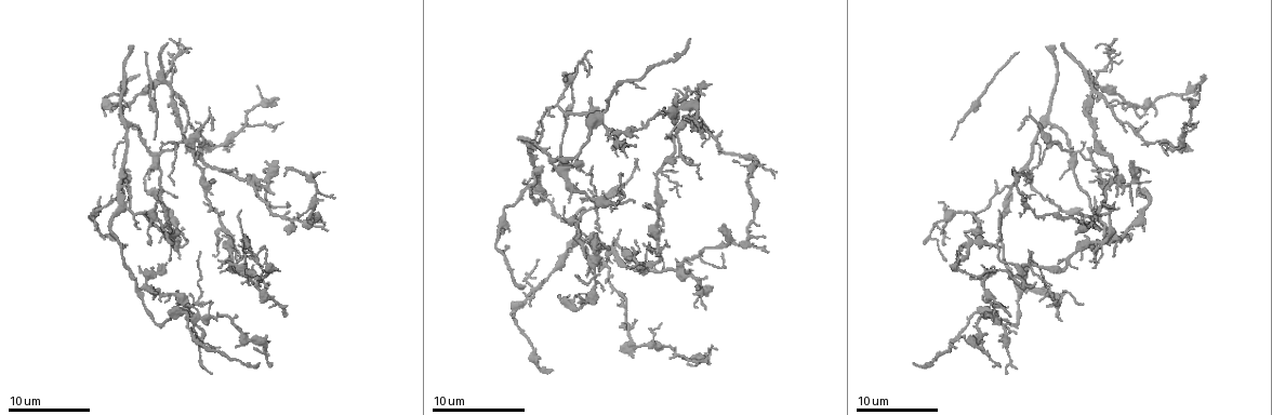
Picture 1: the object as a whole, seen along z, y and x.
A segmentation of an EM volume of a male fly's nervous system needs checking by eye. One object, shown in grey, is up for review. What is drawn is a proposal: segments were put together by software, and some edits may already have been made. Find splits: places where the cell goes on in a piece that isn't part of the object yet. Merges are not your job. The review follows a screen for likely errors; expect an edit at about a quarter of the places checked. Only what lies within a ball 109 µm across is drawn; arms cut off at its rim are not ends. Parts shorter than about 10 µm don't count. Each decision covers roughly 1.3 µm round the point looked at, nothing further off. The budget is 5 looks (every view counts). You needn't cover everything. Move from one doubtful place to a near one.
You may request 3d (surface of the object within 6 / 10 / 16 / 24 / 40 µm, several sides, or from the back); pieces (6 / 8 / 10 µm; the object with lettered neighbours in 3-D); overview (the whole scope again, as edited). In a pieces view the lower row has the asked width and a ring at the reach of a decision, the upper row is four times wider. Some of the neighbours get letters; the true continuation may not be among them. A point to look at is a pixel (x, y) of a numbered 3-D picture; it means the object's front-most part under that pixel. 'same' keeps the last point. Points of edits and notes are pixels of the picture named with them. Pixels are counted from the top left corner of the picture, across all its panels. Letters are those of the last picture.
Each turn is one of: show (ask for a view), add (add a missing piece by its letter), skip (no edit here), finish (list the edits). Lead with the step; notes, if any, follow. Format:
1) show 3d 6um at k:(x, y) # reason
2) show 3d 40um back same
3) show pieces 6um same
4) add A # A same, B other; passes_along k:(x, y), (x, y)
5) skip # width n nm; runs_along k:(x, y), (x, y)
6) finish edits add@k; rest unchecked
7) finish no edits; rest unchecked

show pieces 8um at 1:(591, 52) # tapers out

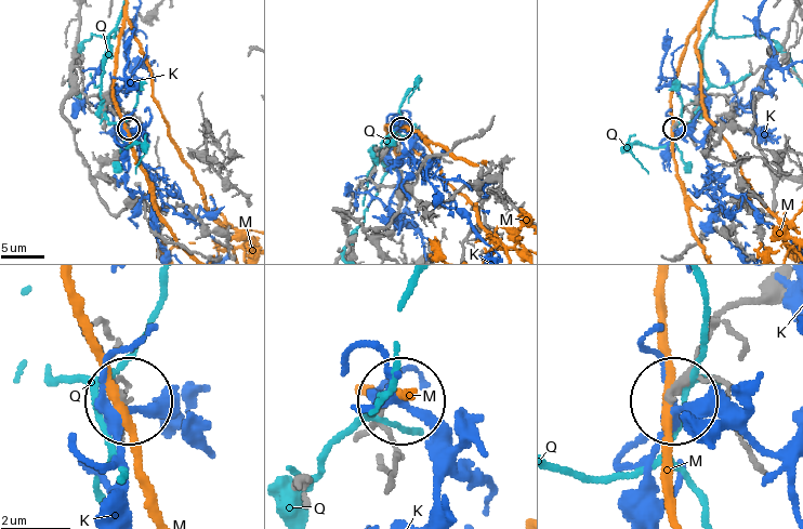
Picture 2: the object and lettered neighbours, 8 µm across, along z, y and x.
skip # K other, M other, Q other; runs_along 2:(764, 296), (721, 314), (674, 398); none of them fits

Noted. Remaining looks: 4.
show pieces 10um at 1:(915, 361) # long arm stops here

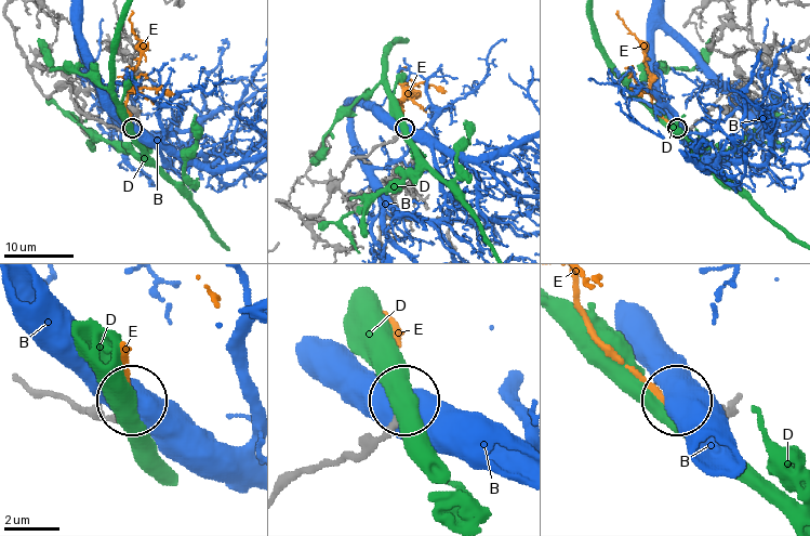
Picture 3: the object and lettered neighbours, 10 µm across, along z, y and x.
add E # B other, D other, E same; it goes on there

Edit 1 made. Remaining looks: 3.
show 3d 10um at 1:(523, 286) # an open end

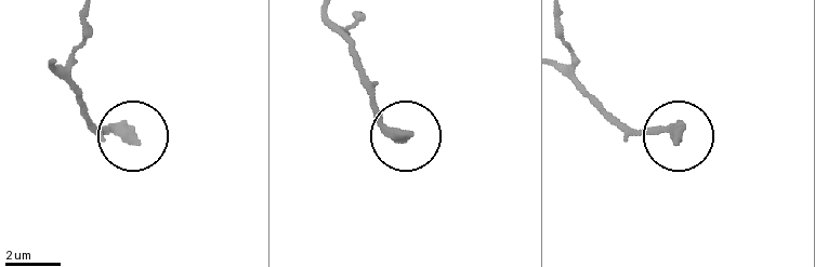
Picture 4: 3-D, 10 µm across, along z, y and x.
show pieces 6um at 4:(404, 136)

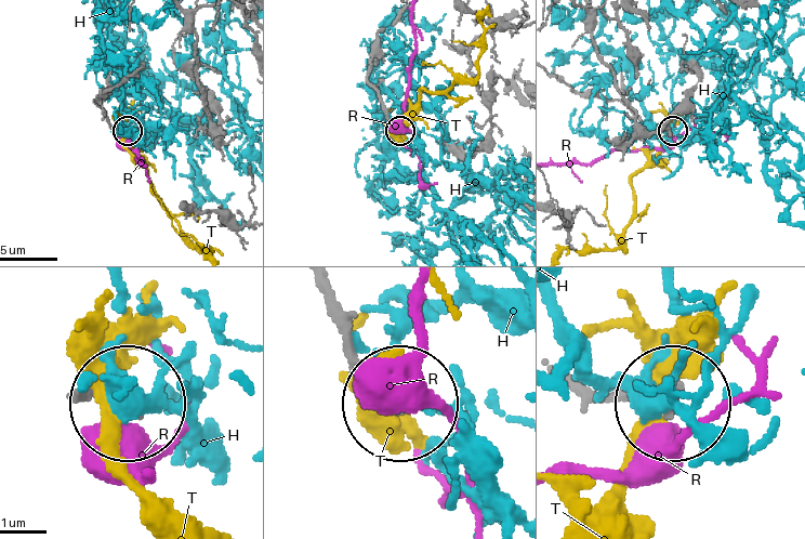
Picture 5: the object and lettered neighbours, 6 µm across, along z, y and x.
skip # H other, R other, T other; none of them fits

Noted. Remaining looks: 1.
finish edits add@3; rest unchecked

